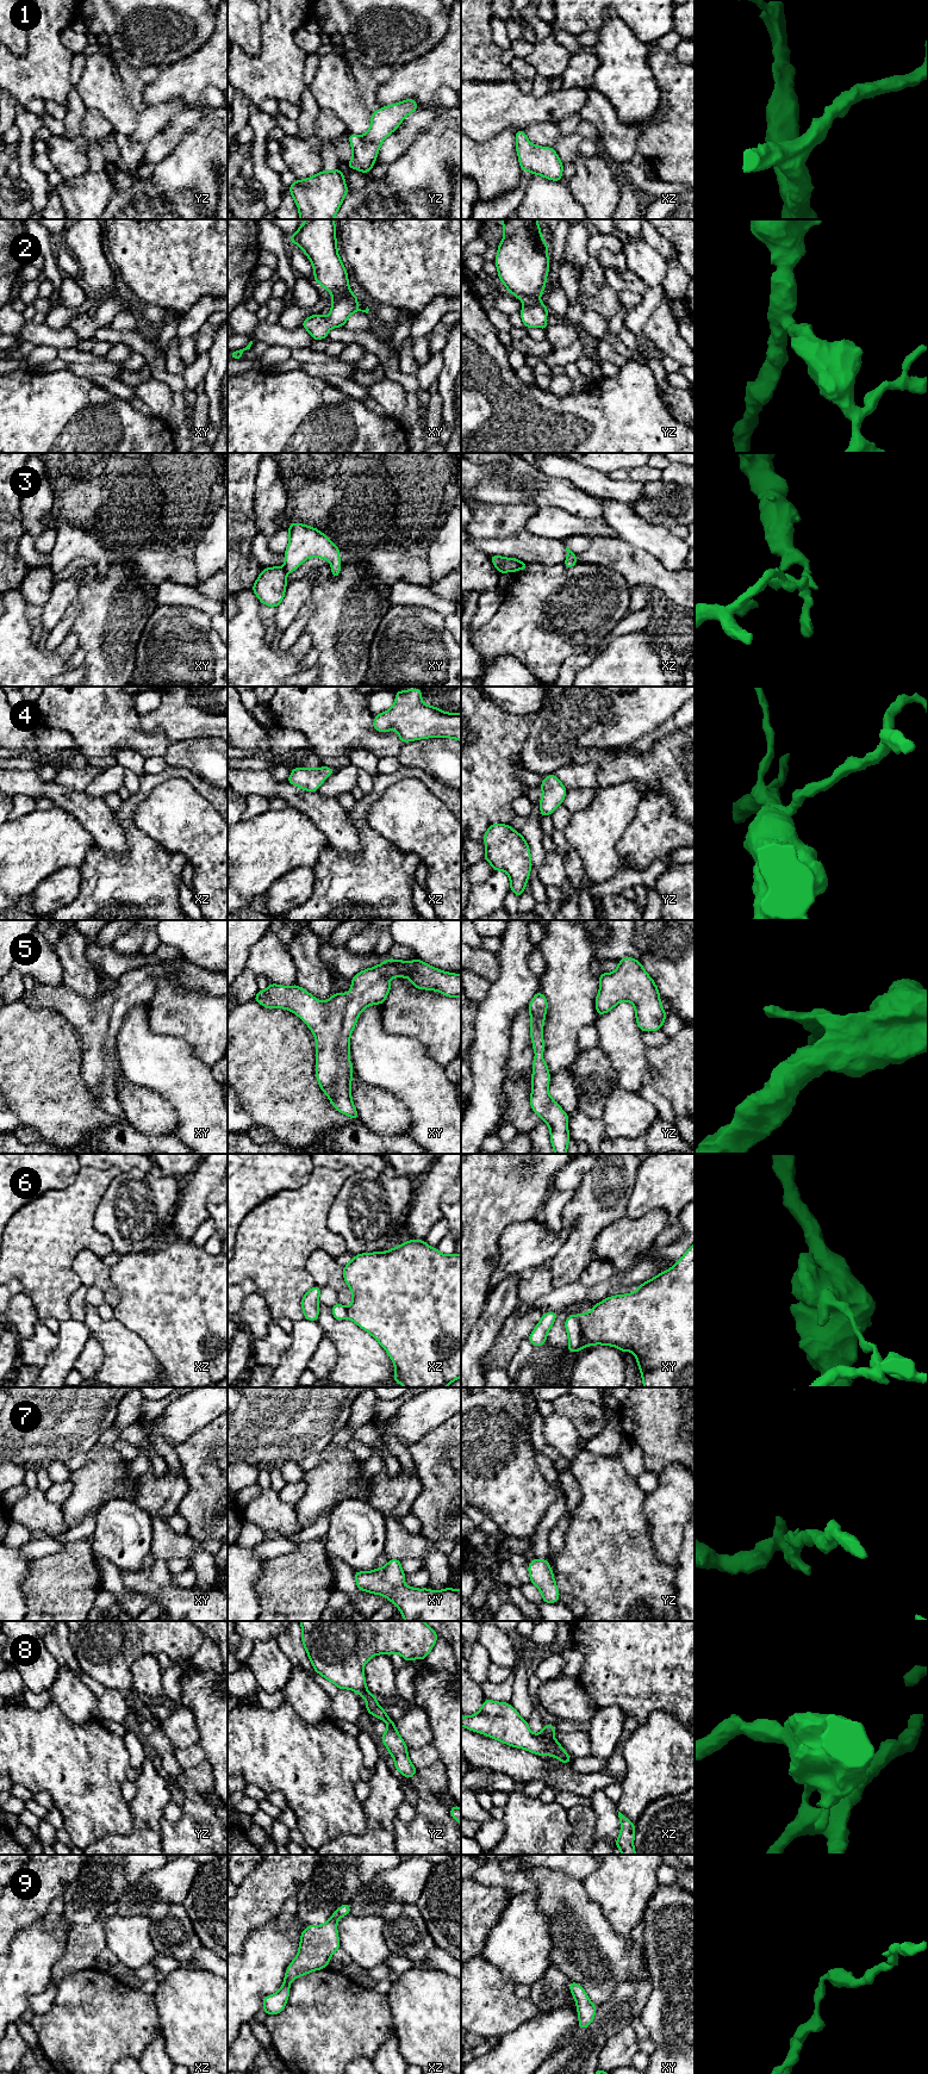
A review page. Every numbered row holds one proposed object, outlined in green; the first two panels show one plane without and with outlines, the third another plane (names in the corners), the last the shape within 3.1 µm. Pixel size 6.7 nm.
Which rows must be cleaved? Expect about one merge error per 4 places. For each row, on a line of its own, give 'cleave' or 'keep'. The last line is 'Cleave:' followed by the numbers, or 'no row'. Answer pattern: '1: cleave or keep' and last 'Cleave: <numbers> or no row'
1: keep
2: keep
3: cleave
4: keep
5: keep
6: cleave
7: keep
8: cleave
9: keep
Cleave: 3, 6, 8

